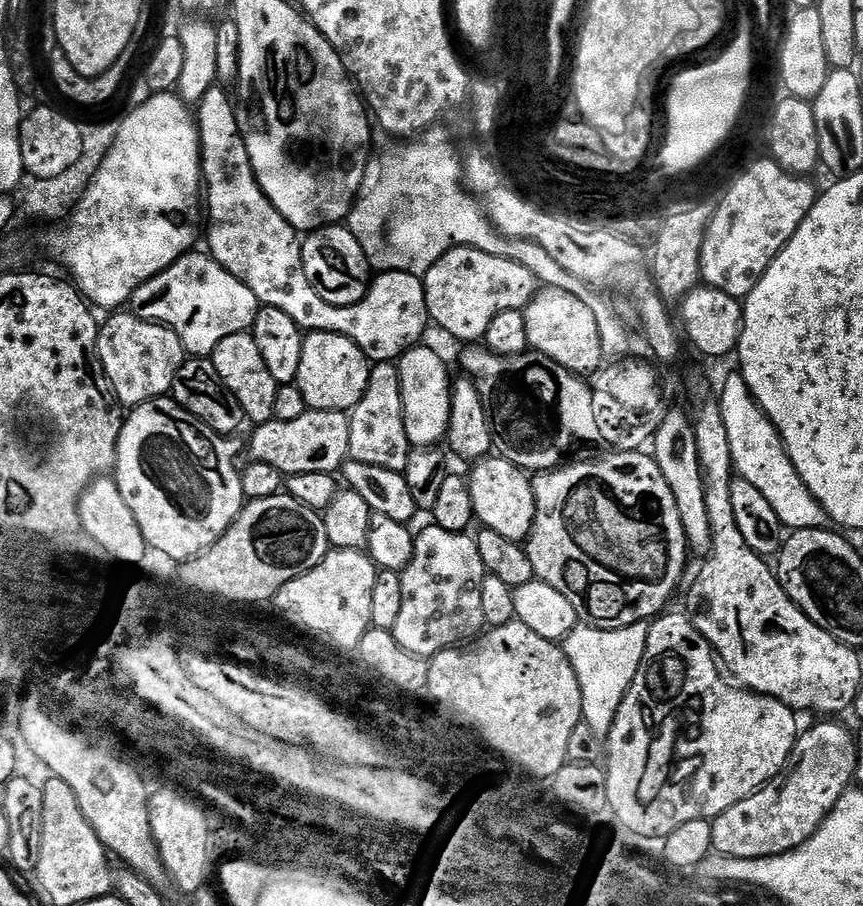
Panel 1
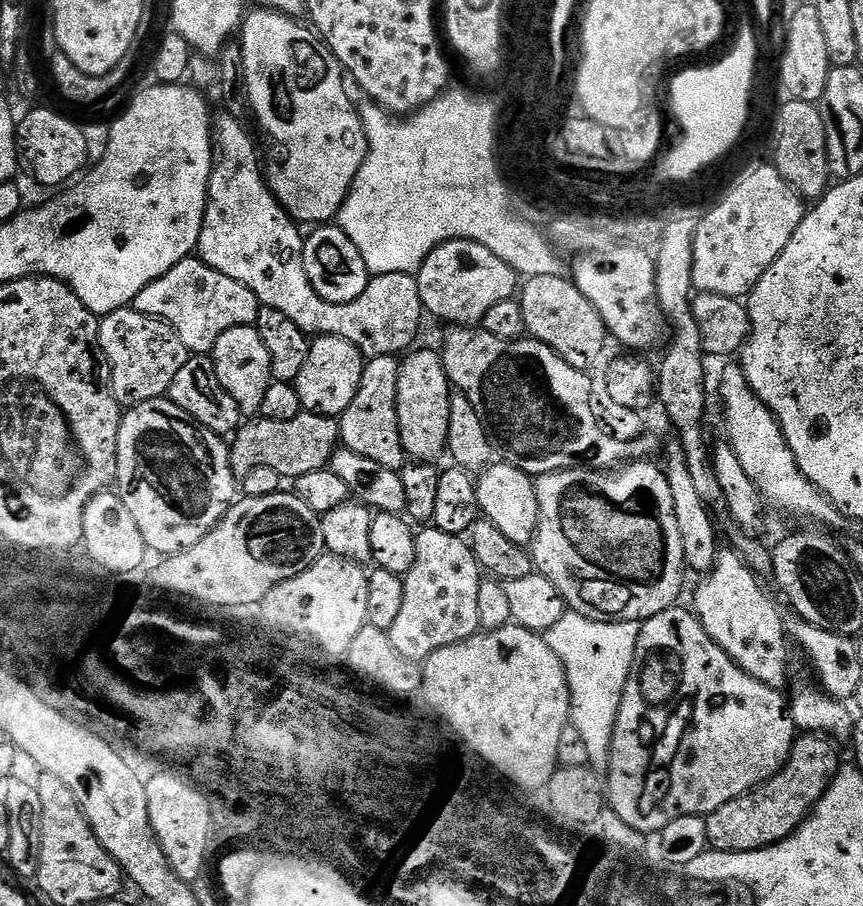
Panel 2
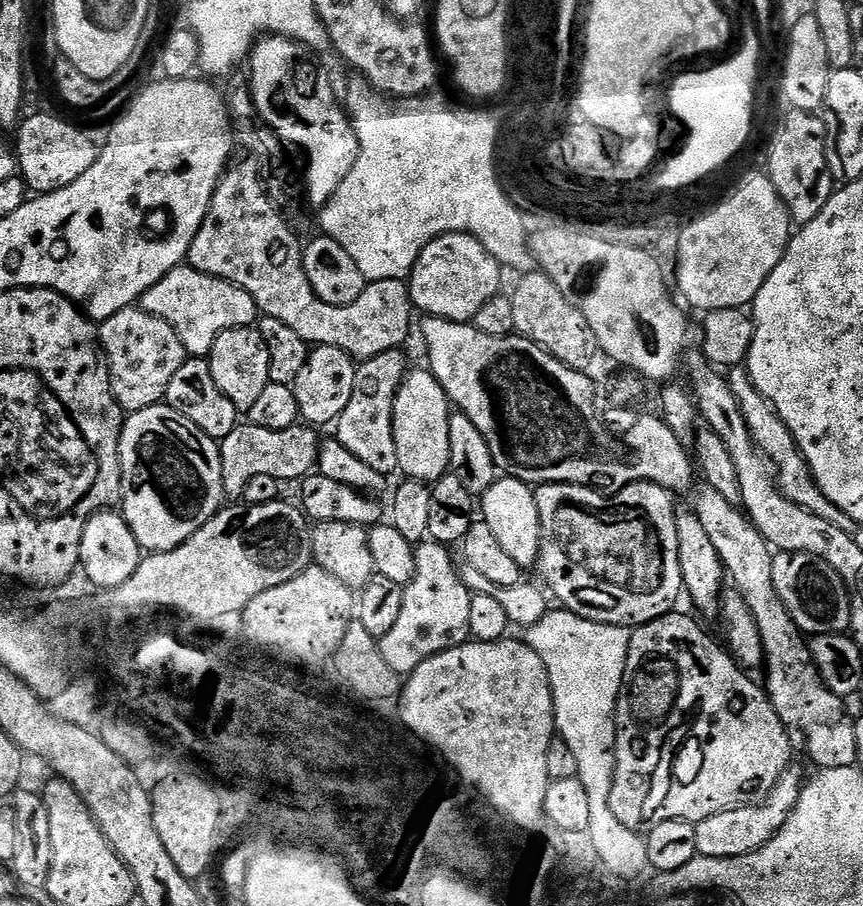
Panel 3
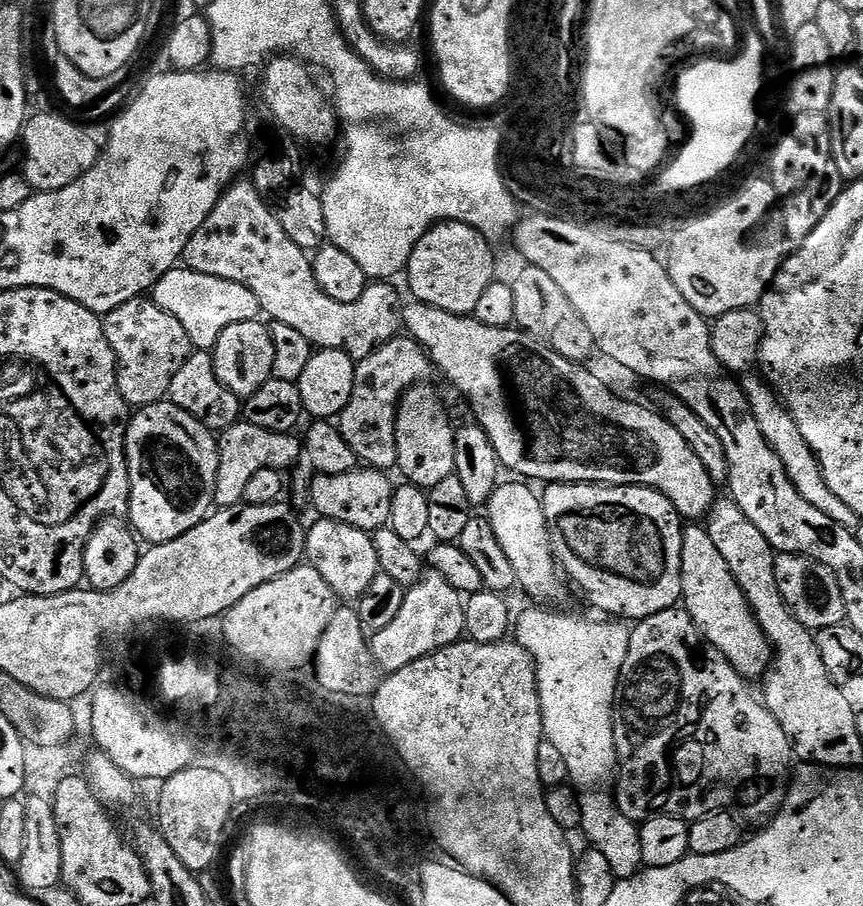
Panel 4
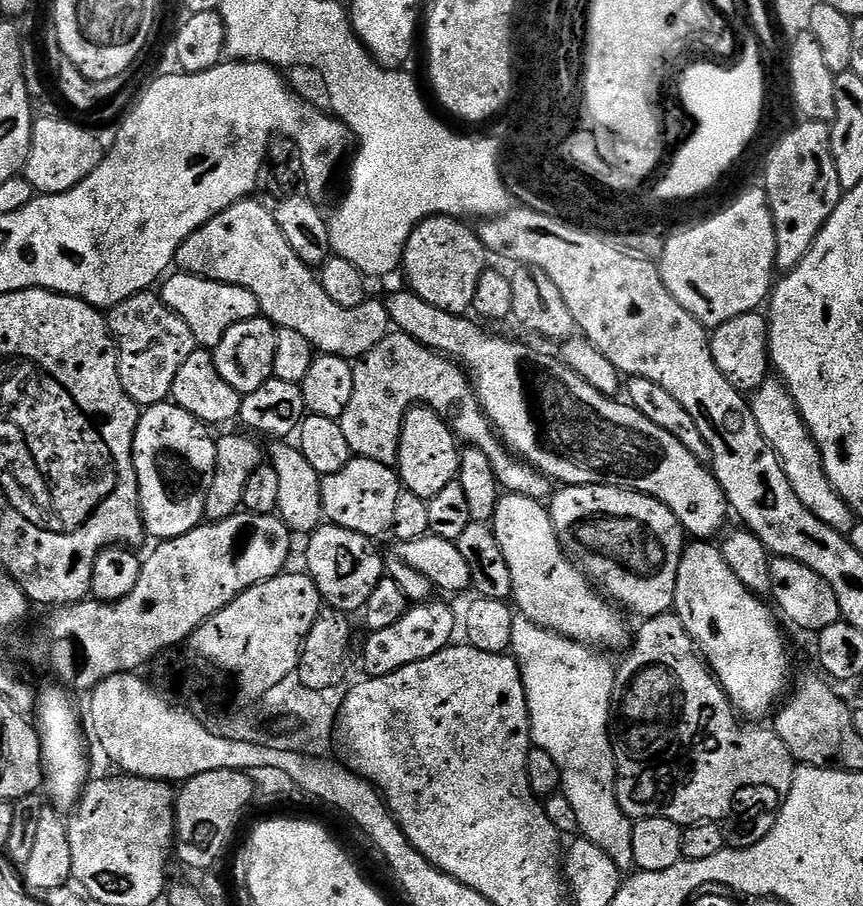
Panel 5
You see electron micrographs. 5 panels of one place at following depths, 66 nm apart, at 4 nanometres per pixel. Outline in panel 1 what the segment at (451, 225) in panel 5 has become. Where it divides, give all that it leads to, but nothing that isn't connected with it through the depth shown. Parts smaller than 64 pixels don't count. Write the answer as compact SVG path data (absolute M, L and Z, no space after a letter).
M455 248L446 253L422 278L426 290L428 319L448 336L464 342L483 341L490 322L506 310L522 310L538 291L538 282L526 266L473 248Z

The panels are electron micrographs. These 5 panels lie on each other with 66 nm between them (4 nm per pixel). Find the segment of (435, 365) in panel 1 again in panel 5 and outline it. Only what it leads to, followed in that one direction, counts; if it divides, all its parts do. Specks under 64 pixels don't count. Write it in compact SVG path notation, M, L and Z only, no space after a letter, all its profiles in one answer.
M427 406L411 408L404 416L400 431L400 454L398 457L398 475L405 489L418 498L430 501L445 486L460 475L461 445L456 439L452 425L440 413Z

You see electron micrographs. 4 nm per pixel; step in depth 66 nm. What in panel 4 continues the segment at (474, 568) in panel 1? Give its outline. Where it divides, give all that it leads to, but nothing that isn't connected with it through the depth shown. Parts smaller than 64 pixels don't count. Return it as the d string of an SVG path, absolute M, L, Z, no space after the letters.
M432 570L421 576L417 584L413 584L405 591L402 610L399 612L398 618L394 618L394 622L390 622L390 626L386 626L383 630L371 633L372 657L377 669L381 673L391 674L402 670L402 666L410 666L410 662L418 662L418 658L426 658L446 646L460 643L466 632L464 626L466 622L465 605L466 600L462 593L439 573Z

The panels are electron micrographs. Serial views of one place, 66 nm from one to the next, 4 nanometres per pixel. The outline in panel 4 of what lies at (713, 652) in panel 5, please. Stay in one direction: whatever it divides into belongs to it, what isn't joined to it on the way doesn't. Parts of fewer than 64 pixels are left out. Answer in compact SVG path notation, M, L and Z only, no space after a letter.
M688 526L684 529L682 538L682 607L692 615L692 622L700 629L701 636L711 647L717 648L721 654L732 664L734 670L745 678L763 677L772 661L772 646L768 643L756 616L747 602L738 582L731 574L730 566L726 564L718 546L714 546L707 527Z

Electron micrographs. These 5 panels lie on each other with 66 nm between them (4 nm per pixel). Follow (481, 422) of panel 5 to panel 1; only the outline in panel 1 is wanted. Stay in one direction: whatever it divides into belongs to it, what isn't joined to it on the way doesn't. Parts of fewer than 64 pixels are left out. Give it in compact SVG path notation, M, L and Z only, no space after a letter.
M380 362L373 367L366 394L362 402L350 413L351 459L366 462L370 466L382 466L386 470L404 472L410 445L406 438L406 426L402 418L402 394L400 393L400 370L395 363Z

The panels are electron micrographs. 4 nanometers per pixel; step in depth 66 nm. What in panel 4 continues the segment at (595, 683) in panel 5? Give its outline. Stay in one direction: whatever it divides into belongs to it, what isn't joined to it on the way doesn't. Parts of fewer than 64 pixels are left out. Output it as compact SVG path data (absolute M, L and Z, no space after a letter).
M530 607L521 616L519 613L515 617L514 640L536 661L540 694L544 701L544 735L547 743L558 746L558 750L562 750L562 758L566 758L568 778L580 801L582 832L588 835L588 844L606 858L616 880L628 880L642 871L644 859L637 821L622 814L614 795L614 781L618 775L614 709L620 671L626 662L632 633L620 622L605 622L603 619L567 620L564 616L551 616L548 613L551 611L543 607Z

